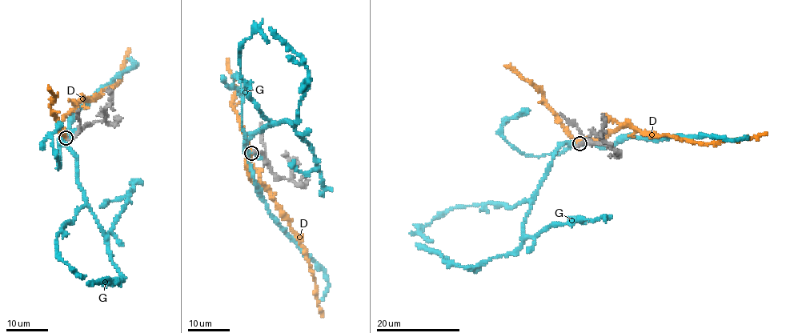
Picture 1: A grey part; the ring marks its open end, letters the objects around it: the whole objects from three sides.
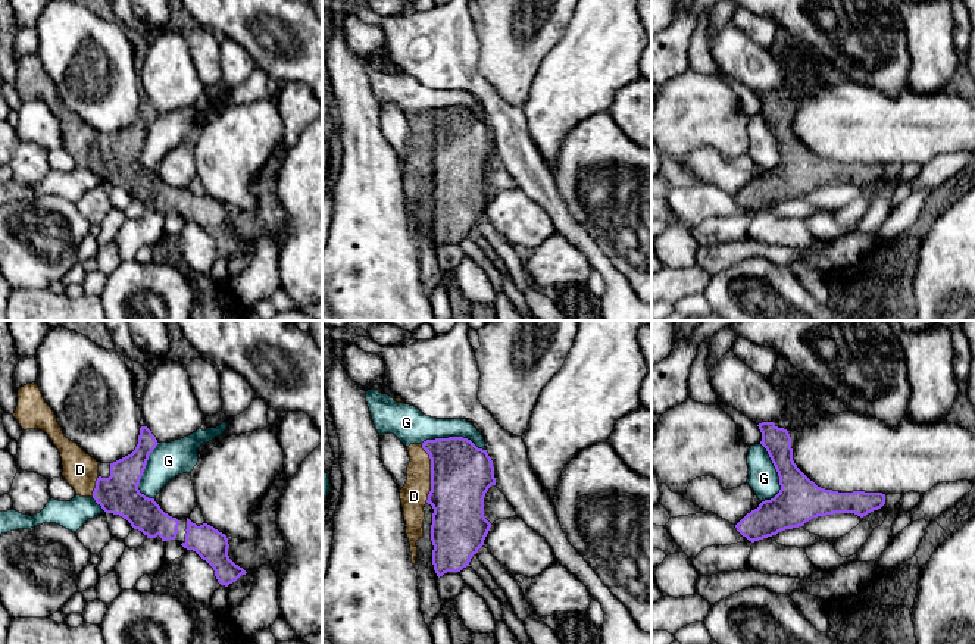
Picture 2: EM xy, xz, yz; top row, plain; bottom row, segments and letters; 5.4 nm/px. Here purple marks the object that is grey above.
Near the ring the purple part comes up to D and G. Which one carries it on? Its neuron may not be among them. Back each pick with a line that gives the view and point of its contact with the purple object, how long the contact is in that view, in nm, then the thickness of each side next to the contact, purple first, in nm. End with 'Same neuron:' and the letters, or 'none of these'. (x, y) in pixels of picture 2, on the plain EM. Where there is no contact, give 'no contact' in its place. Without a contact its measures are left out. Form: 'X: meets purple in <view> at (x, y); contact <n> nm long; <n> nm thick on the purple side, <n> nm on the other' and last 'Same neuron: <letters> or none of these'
D: meets purple in xz at (431, 144); contact 320 nm long; 340 nm thick on the purple side, 150 nm on the other
Same neuron: D

